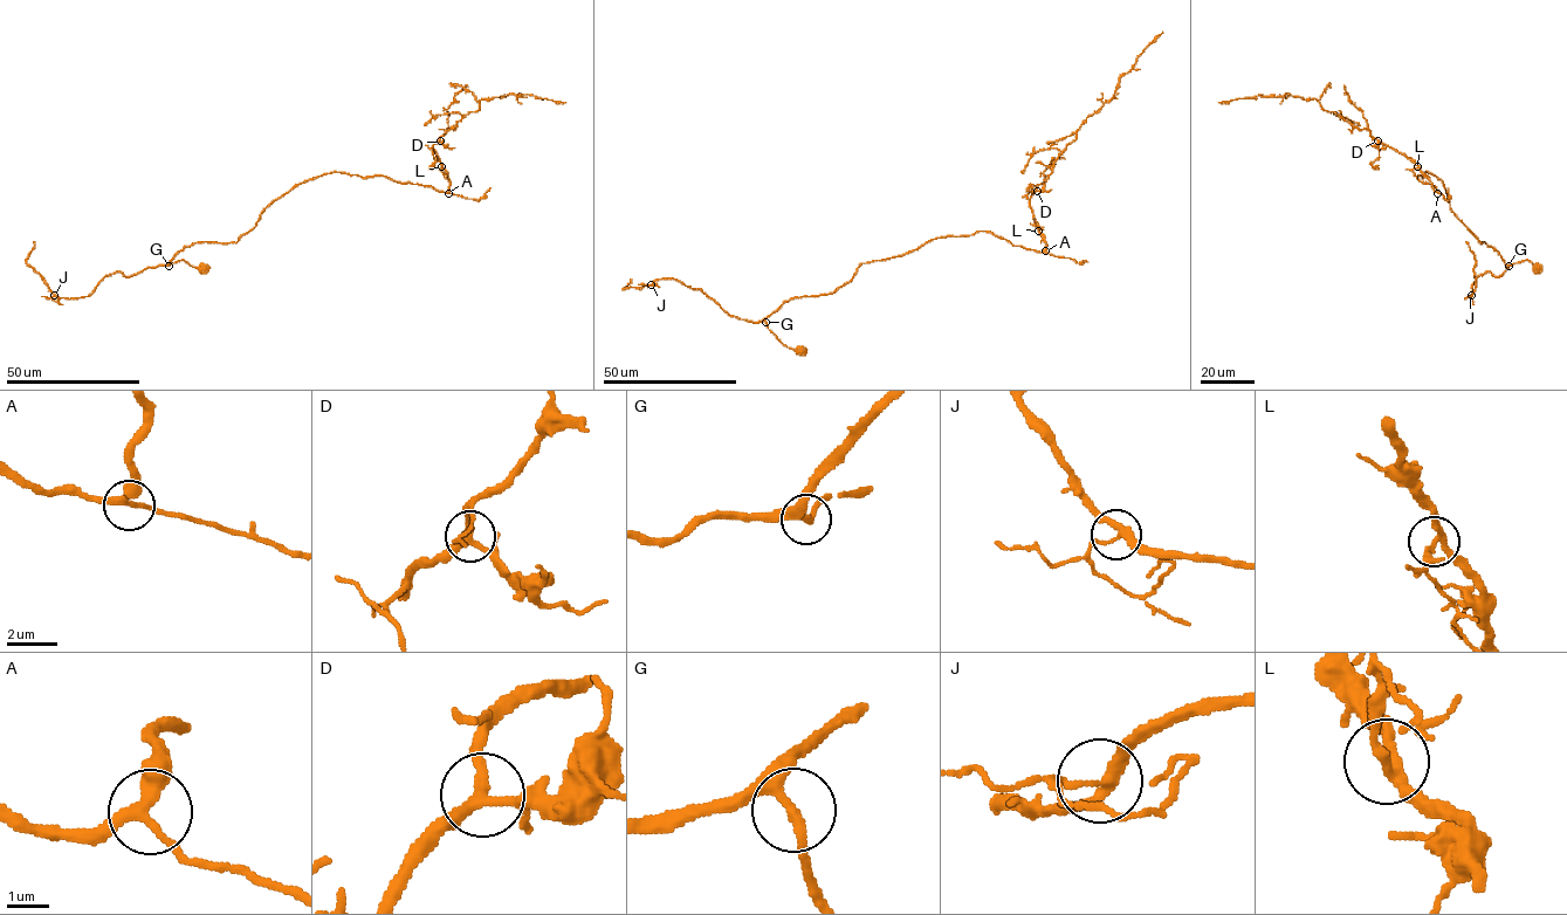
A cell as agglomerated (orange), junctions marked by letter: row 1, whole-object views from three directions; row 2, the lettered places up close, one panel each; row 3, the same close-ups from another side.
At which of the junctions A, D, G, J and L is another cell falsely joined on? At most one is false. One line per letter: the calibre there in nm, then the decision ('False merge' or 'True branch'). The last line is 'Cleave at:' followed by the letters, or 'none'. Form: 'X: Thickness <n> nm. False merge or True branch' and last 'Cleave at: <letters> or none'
A: Thickness 240 nm. True branch
D: Thickness 280 nm. True branch
G: Thickness 200 nm. True branch
J: Thickness 240 nm. True branch
L: Thickness 260 nm. True branch
Cleave at: none

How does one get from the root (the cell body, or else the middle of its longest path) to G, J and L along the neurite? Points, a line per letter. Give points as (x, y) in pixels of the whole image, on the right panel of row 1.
G: (1537, 268), (1527, 260), (1509, 266)
J: (1537, 268), (1524, 260), (1507, 266), (1498, 276), (1482, 274), (1472, 295), (1465, 298), (1471, 295)
L: (1537, 268), (1527, 260), (1507, 266), (1450, 210), (1442, 181), (1429, 172), (1418, 176), (1437, 192), (1417, 166)

